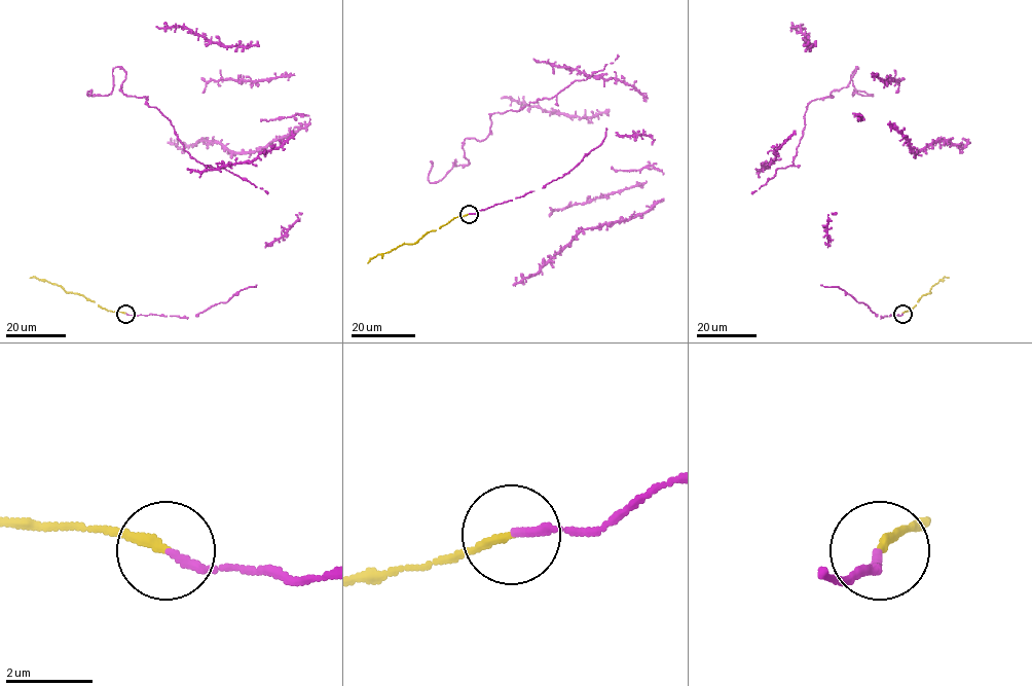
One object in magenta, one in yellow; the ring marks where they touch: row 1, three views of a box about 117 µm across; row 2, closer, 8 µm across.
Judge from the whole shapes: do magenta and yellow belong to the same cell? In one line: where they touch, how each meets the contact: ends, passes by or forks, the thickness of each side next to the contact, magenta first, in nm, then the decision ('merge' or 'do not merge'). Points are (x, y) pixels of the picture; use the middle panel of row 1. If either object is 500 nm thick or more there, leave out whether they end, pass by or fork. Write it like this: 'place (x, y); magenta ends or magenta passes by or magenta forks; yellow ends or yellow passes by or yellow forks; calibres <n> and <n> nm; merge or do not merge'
place (469, 214); magenta ends; yellow ends; calibres 180 and 190 nm; merge

